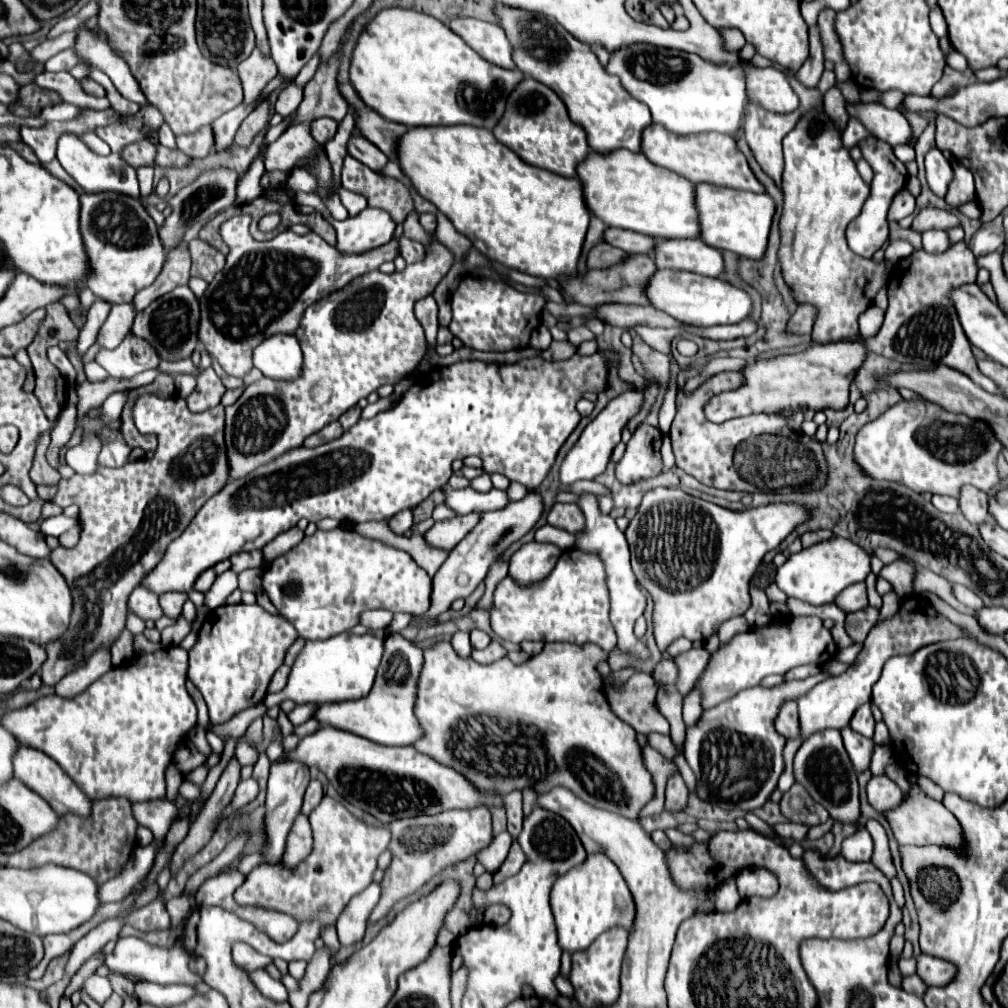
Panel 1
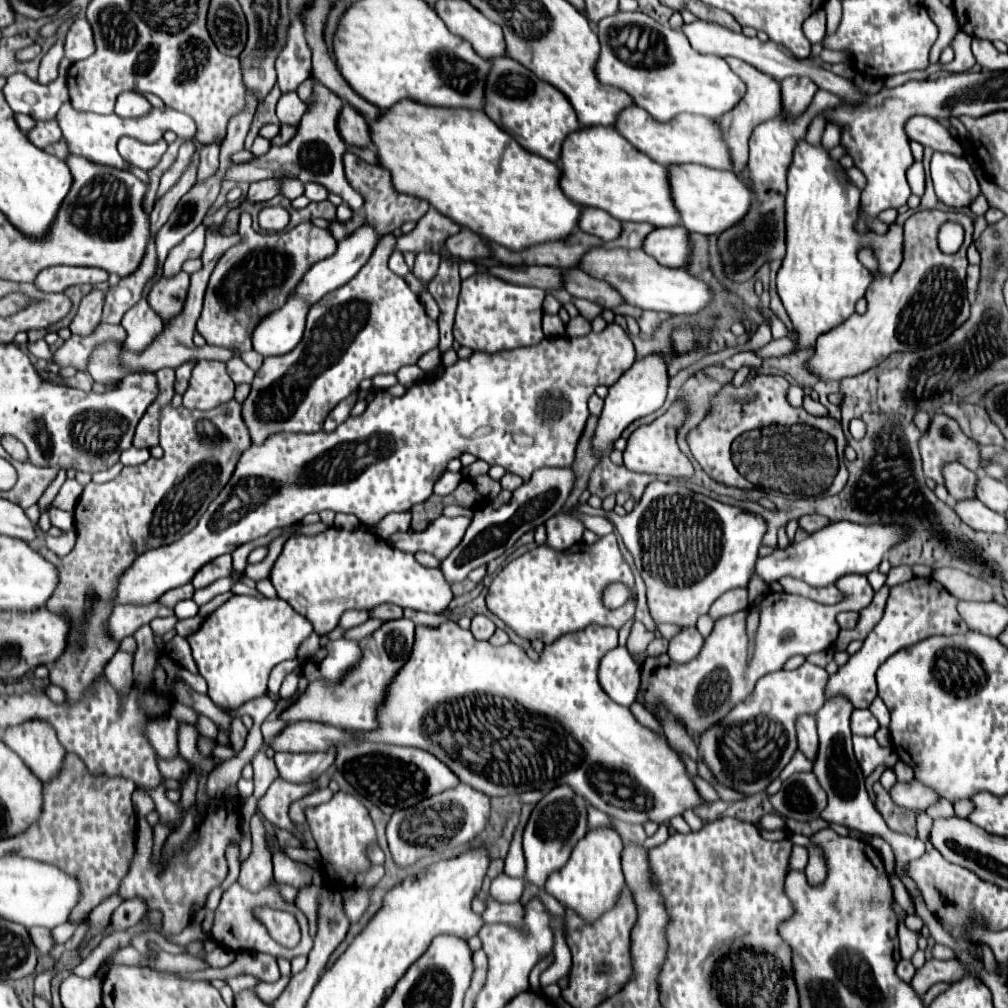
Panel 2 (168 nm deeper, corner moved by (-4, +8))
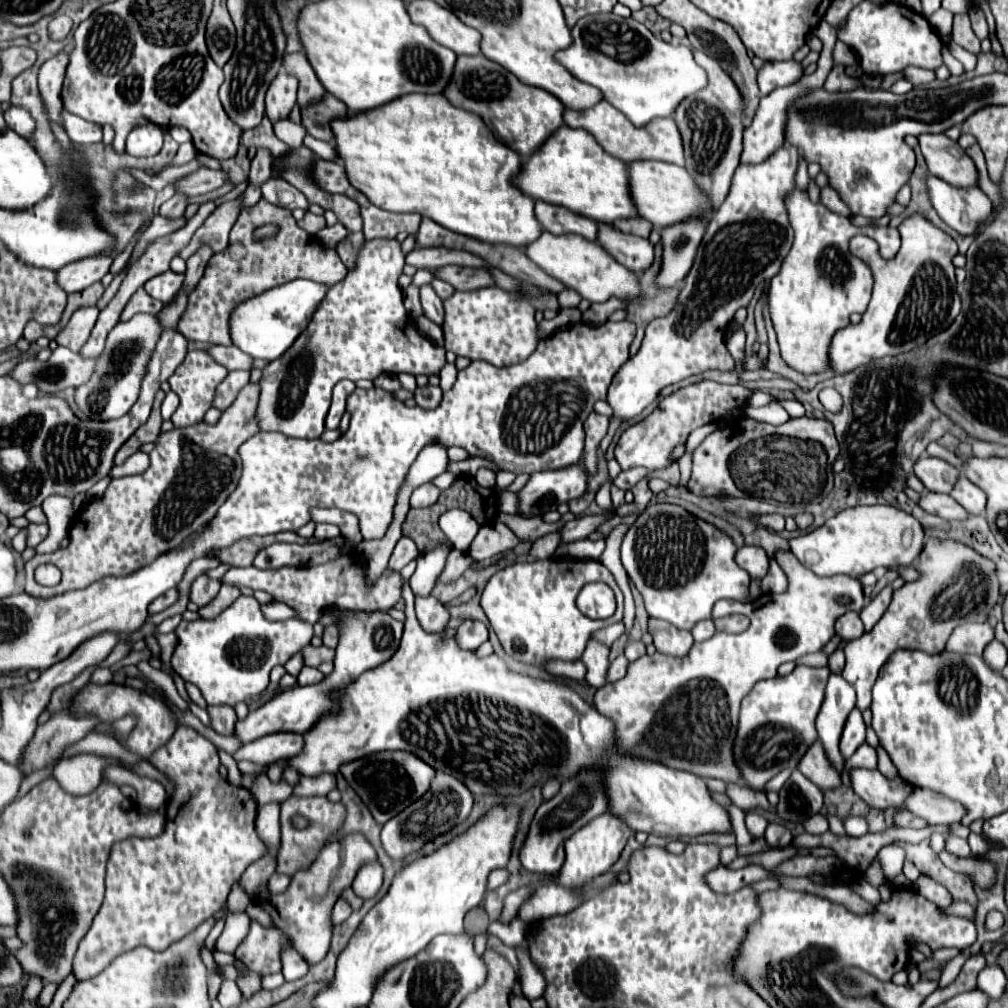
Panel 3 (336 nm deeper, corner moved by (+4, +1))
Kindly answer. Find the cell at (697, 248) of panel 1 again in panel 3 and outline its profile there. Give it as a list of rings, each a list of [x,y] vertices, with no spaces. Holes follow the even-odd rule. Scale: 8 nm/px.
[[[604,223],[598,225],[598,241],[612,257],[616,257],[616,261],[636,271],[638,275],[642,275],[654,263],[654,245],[650,243],[650,239],[620,233]]]

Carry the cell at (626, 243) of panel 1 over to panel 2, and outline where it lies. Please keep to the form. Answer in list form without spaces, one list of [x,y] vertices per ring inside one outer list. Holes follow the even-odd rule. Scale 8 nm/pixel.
[[[584,206],[584,210],[580,212],[580,220],[578,220],[578,228],[598,236],[602,242],[610,242],[620,234],[620,222],[616,218],[612,218],[608,212],[600,210],[600,208],[590,208]]]

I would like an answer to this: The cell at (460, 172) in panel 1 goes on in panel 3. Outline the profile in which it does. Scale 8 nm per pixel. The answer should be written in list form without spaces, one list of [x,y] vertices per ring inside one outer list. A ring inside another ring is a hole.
[[[404,95],[404,99],[394,99],[392,103],[386,103],[384,107],[376,107],[372,111],[364,111],[364,113],[356,113],[356,115],[348,115],[346,119],[336,119],[332,123],[334,135],[336,135],[336,151],[340,155],[340,159],[344,161],[344,169],[348,173],[350,183],[362,191],[376,207],[386,209],[386,211],[396,211],[396,213],[420,213],[422,217],[428,217],[432,221],[436,221],[438,225],[452,229],[456,233],[474,237],[478,241],[484,243],[504,243],[504,245],[512,245],[512,247],[526,247],[528,243],[536,241],[542,235],[542,225],[538,223],[536,215],[534,215],[534,199],[530,195],[526,195],[524,191],[520,191],[512,179],[520,173],[522,169],[522,159],[520,155],[516,155],[516,151],[512,151],[510,147],[504,147],[504,143],[500,143],[492,131],[488,131],[488,127],[484,127],[484,121],[460,107],[450,105],[442,95]]]

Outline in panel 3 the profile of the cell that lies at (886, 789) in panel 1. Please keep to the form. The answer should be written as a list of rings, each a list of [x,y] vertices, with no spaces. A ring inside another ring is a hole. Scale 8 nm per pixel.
[[[912,789],[908,799],[902,805],[906,811],[910,811],[916,817],[922,817],[928,821],[928,825],[942,825],[942,823],[954,823],[960,821],[964,815],[964,807],[940,793],[934,793],[930,789]]]

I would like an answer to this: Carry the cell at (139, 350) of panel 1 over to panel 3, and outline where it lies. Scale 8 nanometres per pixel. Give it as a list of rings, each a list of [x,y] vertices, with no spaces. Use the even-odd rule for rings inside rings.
[[[140,289],[140,291],[136,291],[136,293],[132,295],[132,299],[128,301],[128,305],[124,307],[120,321],[128,321],[128,319],[132,319],[136,313],[150,313],[150,315],[156,315],[162,307],[164,307],[164,305],[162,305],[160,301],[152,299],[144,289]]]

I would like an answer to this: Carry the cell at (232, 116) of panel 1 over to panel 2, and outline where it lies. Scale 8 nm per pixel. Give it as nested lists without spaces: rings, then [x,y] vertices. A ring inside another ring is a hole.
[[[212,142],[210,146],[202,148],[200,164],[198,164],[198,174],[196,174],[196,184],[200,180],[208,180],[218,170],[218,150],[220,150],[218,142]]]

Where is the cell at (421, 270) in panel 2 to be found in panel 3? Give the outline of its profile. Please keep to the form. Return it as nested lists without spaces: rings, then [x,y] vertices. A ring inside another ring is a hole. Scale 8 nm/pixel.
[[[430,283],[420,287],[420,301],[422,301],[424,315],[426,315],[428,319],[432,319],[436,325],[442,325],[442,321],[444,321],[442,299],[436,295],[436,291],[432,289],[432,285],[430,285]]]

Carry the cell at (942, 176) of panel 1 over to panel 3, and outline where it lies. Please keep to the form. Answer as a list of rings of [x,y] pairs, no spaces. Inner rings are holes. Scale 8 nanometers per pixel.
[[[930,173],[926,185],[930,203],[940,219],[962,235],[972,235],[976,225],[992,211],[990,199],[978,187],[952,187]]]

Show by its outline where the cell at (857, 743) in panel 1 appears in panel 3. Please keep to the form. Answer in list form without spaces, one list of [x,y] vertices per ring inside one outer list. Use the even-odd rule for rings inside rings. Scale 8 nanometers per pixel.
[[[850,769],[850,781],[852,781],[852,789],[870,807],[876,807],[876,809],[900,807],[906,795],[910,795],[912,791],[912,785],[908,785],[900,777],[890,781],[884,775],[872,773],[870,769]]]

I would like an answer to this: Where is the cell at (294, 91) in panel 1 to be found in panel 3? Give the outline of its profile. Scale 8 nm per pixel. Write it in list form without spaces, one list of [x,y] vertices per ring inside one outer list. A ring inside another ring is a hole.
[[[278,119],[276,123],[272,123],[272,127],[274,127],[274,133],[276,133],[276,137],[280,139],[280,141],[284,141],[288,147],[300,147],[302,145],[302,139],[304,139],[304,135],[306,135],[306,131],[304,131],[304,125],[300,123],[294,123],[294,121],[290,121],[290,119]]]

